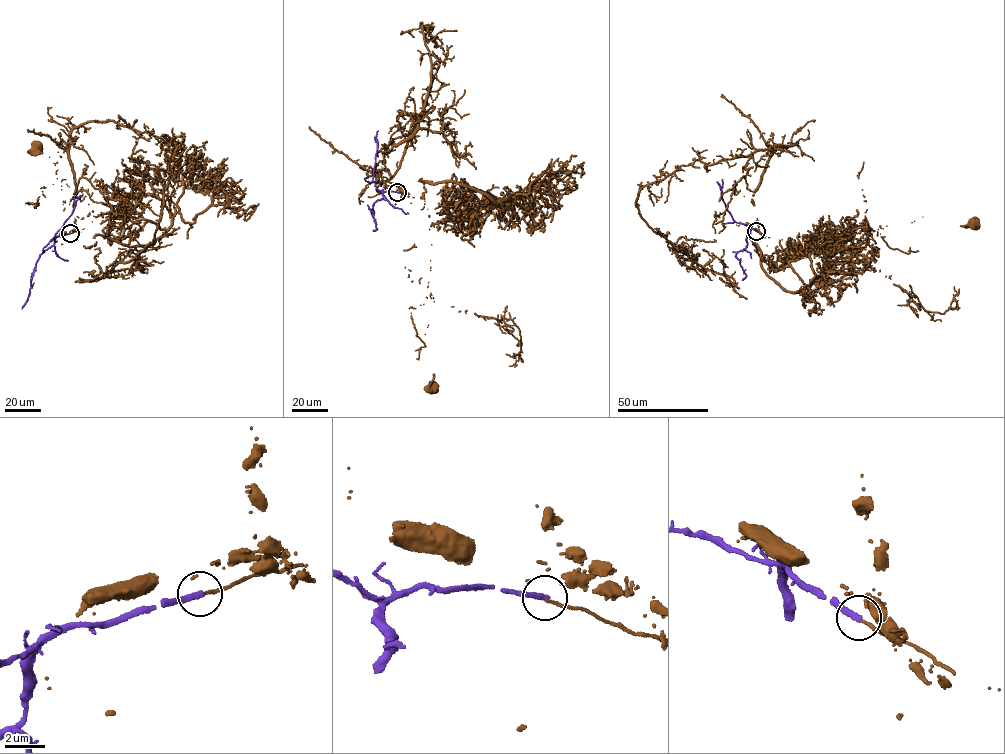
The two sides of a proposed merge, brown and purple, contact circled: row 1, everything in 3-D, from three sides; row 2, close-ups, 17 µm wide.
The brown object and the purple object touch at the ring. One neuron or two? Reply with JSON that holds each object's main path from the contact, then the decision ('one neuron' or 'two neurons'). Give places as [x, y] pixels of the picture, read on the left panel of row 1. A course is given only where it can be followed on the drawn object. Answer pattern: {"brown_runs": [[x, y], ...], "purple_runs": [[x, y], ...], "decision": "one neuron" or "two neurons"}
{"brown_runs": [[70, 233], [87, 247], [101, 234], [141, 246], [165, 231], [112, 208], [93, 212], [36, 147]], "purple_runs": [[70, 233], [57, 236], [54, 244], [40, 254], [30, 280], [27, 300], [21, 308]], "decision": "two neurons"}

